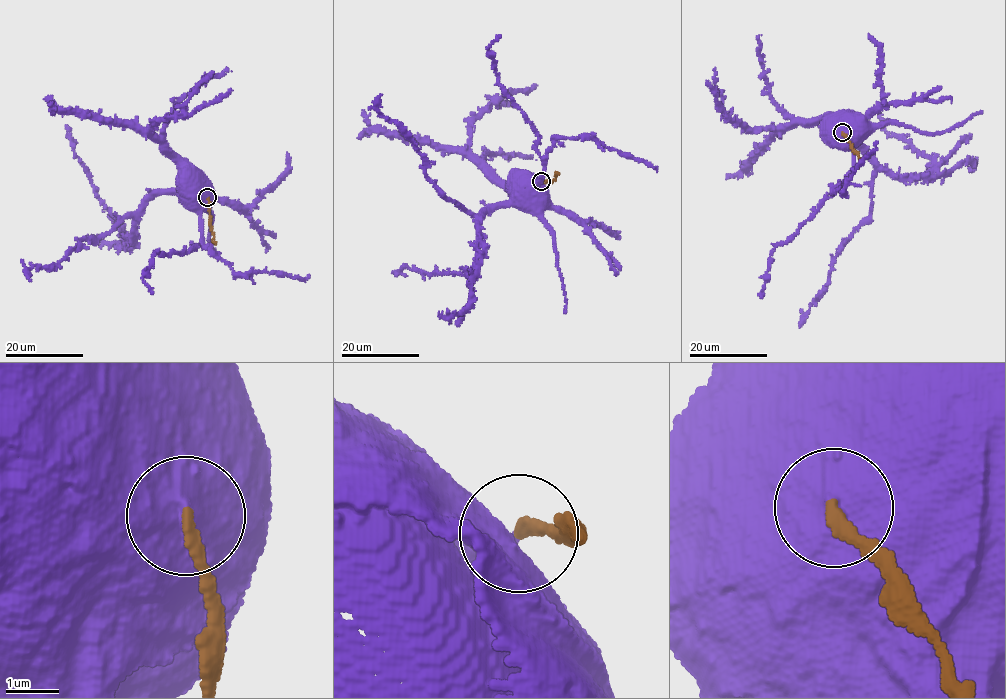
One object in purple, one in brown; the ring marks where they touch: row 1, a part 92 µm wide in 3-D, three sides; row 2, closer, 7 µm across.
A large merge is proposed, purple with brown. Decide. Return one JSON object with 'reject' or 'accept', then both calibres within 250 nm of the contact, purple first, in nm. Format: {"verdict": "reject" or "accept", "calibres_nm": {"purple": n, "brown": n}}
{"verdict": "reject", "calibres_nm": {"purple": 700, "brown": 220}}

